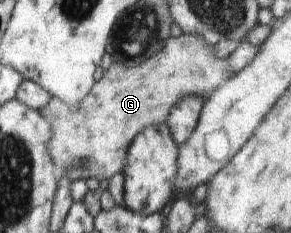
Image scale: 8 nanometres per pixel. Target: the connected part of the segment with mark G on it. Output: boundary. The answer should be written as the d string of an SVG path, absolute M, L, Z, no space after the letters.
M182 34L178 38L170 37L160 51L134 67L113 62L103 71L101 80L95 82L89 94L74 107L65 104L57 97L51 97L38 111L50 122L52 128L48 151L54 164L54 177L57 181L65 177L70 181L97 178L105 184L113 175L121 173L124 169L129 145L137 134L148 126L165 123L170 110L180 98L189 95L201 95L207 98L208 94L214 88L221 86L229 76L231 75L227 61L215 58L214 47L207 44L204 38Z

